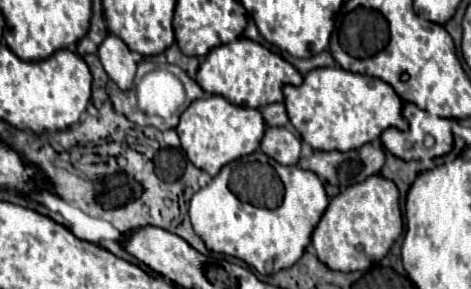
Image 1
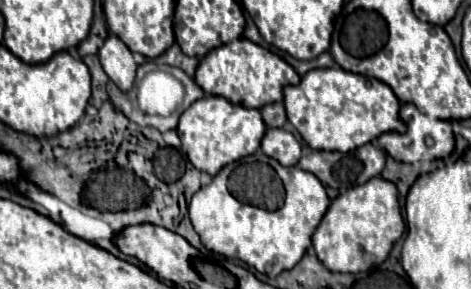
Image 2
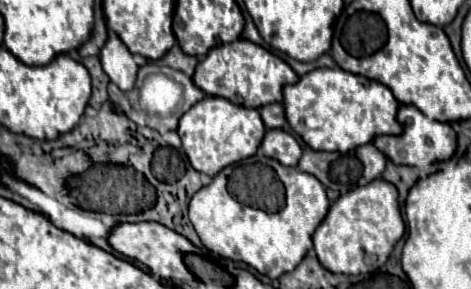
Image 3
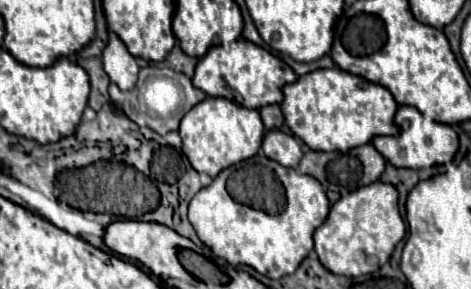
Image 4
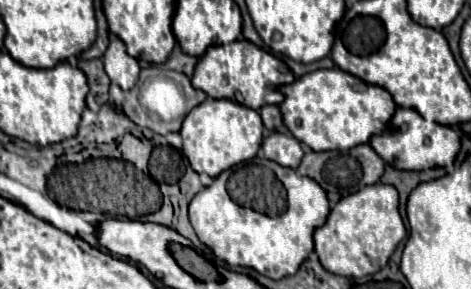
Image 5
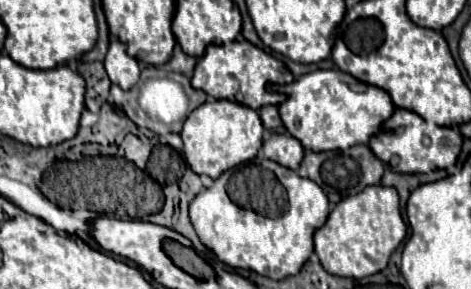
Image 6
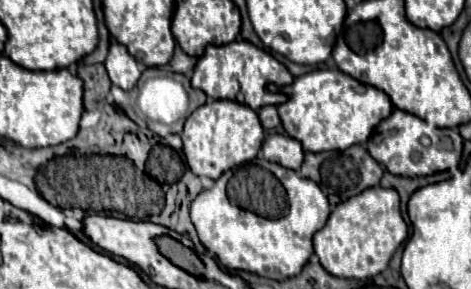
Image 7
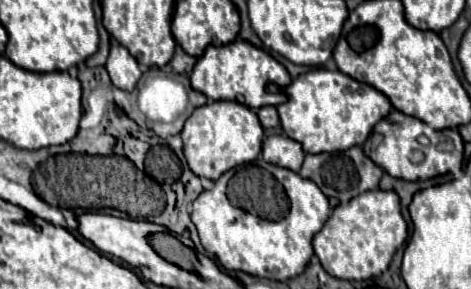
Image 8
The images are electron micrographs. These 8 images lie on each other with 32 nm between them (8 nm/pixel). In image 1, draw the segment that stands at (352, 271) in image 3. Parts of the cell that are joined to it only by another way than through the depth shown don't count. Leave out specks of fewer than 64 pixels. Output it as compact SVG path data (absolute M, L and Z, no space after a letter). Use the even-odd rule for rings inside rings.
M370 176L364 184L354 184L330 200L330 206L312 234L312 244L316 256L328 268L338 272L356 272L380 262L402 230L404 222L396 184L382 176Z

